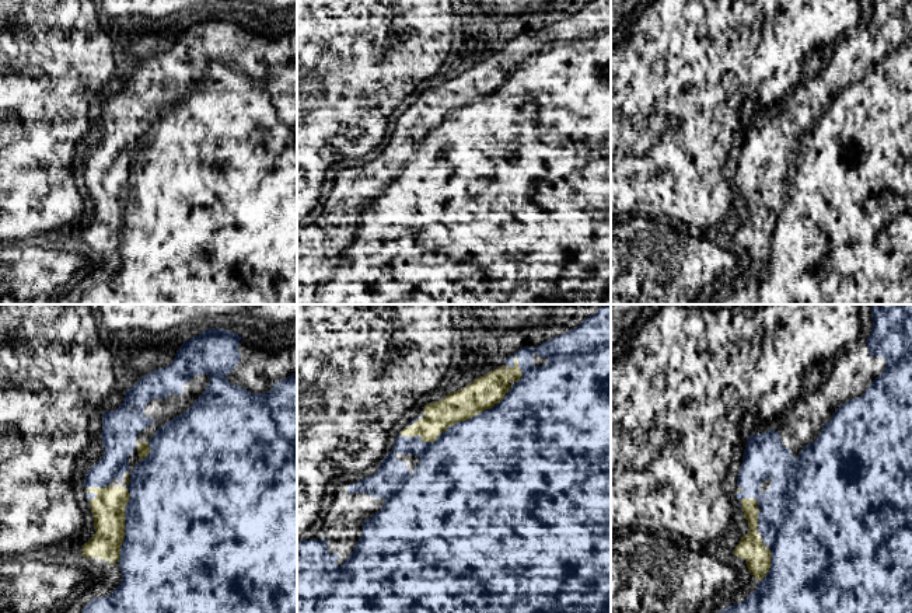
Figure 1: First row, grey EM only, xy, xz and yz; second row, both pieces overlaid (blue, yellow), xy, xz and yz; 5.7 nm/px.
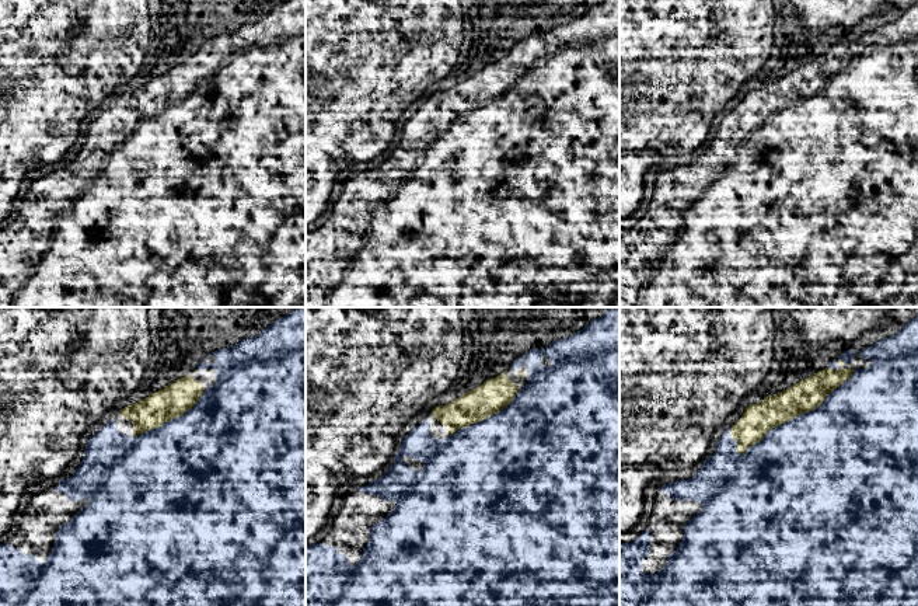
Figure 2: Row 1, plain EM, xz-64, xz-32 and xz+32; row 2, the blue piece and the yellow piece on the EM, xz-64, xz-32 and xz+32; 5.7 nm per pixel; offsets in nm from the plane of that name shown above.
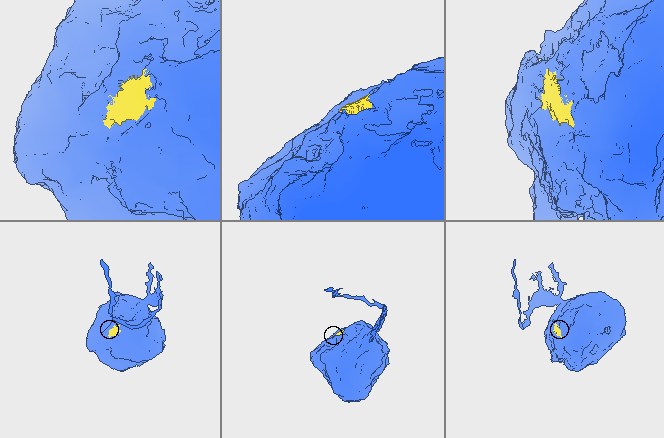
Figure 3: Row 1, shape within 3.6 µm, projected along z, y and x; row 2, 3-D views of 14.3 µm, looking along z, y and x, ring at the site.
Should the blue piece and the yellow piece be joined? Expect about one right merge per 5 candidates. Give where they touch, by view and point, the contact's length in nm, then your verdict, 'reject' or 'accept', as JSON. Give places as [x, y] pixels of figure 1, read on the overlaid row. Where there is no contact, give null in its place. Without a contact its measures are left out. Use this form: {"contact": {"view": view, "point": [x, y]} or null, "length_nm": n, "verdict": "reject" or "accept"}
{"contact": {"view": "xz", "point": [456, 422]}, "length_nm": 700, "verdict": "accept"}

